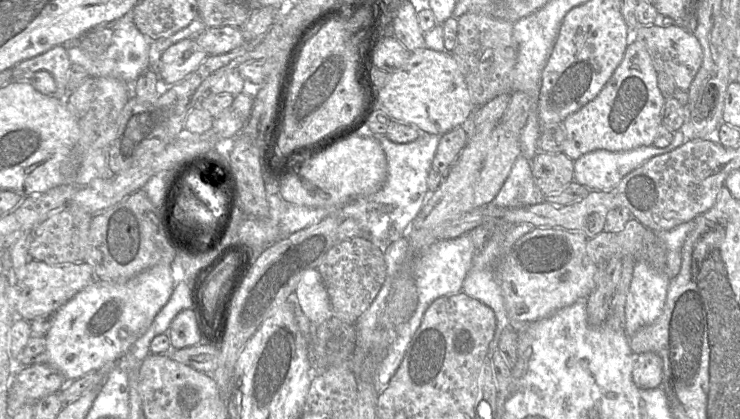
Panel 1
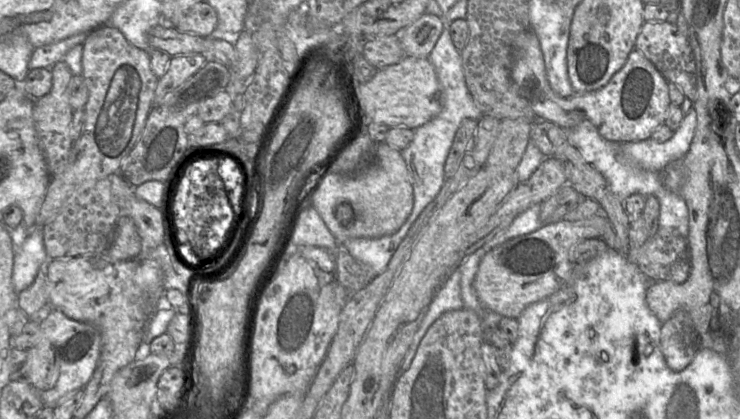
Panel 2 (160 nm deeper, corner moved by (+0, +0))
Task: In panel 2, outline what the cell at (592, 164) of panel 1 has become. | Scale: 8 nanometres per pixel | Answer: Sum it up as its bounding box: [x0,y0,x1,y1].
[620,110,695,171]

